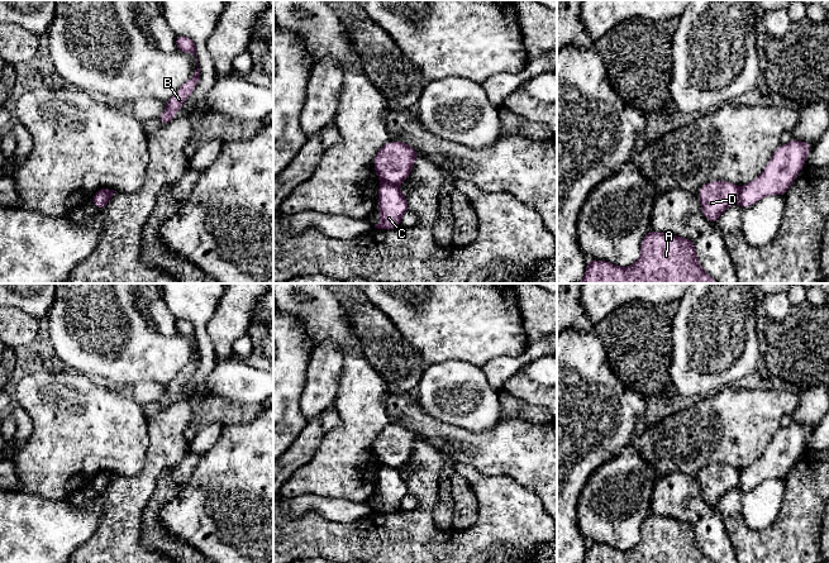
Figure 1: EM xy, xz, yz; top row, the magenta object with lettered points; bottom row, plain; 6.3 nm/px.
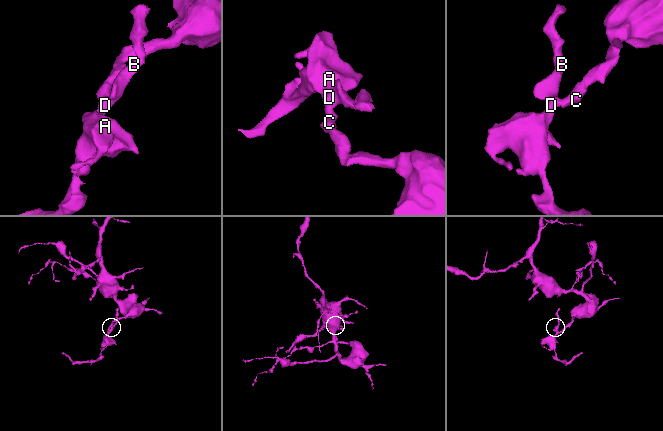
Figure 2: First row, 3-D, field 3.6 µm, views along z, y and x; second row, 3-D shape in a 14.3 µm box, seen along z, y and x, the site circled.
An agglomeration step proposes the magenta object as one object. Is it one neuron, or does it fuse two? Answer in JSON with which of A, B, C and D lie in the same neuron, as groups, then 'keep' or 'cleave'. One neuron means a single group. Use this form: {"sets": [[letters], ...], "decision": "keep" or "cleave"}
{"sets": [["A", "B", "D"], ["C"]], "decision": "cleave"}

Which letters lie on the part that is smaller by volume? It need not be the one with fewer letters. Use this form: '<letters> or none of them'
A, B, D

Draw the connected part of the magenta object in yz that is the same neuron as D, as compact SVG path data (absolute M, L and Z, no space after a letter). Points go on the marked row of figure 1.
M710 181L700 187L699 199L706 219L718 224L718 218L729 206L738 202L740 189L729 181Z

